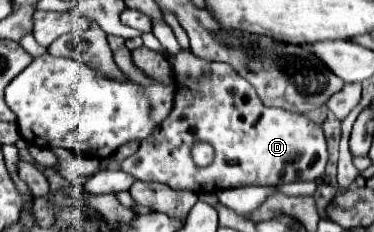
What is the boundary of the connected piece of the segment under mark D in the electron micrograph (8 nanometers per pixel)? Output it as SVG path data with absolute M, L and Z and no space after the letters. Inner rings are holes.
M190 50L178 52L170 60L176 74L176 100L170 116L154 130L150 138L140 142L136 154L126 158L120 168L132 174L136 180L144 182L162 182L170 188L186 188L192 192L216 192L224 188L250 186L250 184L282 184L282 182L300 182L300 180L316 180L328 160L326 140L322 128L308 120L302 114L288 112L282 108L268 108L262 104L260 96L230 64L222 62L206 62L196 58ZM194 140L206 140L214 146L216 158L210 166L198 168L190 158L190 146Z

